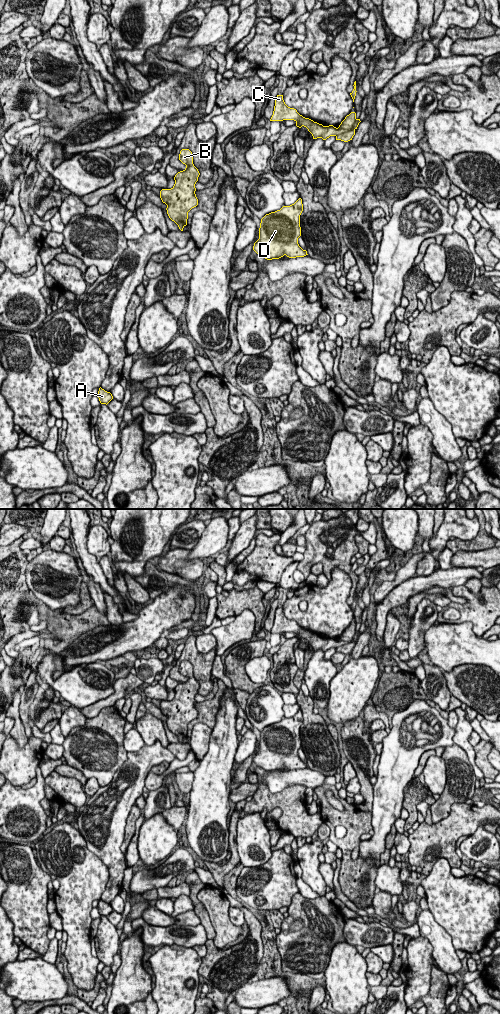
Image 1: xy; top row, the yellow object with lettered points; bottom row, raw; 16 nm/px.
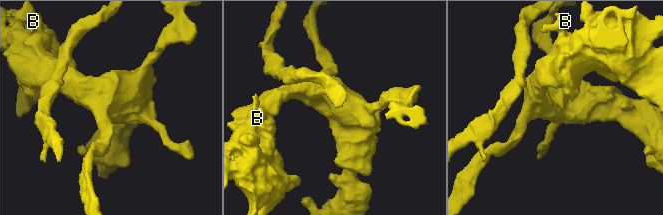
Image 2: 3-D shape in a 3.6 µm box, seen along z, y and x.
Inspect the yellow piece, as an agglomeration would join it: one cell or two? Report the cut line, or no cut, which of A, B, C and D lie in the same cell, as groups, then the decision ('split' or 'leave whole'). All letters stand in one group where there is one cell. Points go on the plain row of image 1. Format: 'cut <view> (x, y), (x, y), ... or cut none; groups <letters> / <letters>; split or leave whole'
cut xy (356, 631), (349, 641), (336, 648); groups A B D / C; split

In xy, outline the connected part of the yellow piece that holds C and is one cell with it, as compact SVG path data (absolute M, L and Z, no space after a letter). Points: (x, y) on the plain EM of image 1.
M277 607L273 627L270 633L283 632L294 632L297 639L306 639L308 643L312 646L313 651L322 650L323 652L326 652L330 648L337 648L349 643L340 639L336 640L333 637L323 638L322 636L314 634L309 630L305 630L300 627L296 621L290 620L285 616L283 612L283 607Z

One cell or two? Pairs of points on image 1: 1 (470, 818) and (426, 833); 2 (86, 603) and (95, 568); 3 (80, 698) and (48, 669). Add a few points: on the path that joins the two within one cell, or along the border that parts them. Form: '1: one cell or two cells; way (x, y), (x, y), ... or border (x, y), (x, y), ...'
1: one cell; way (459, 822), (445, 833), (437, 833)
2: two cells; border (86, 584), (93, 603)
3: one cell; way (70, 688), (66, 684), (55, 684), (50, 679)

